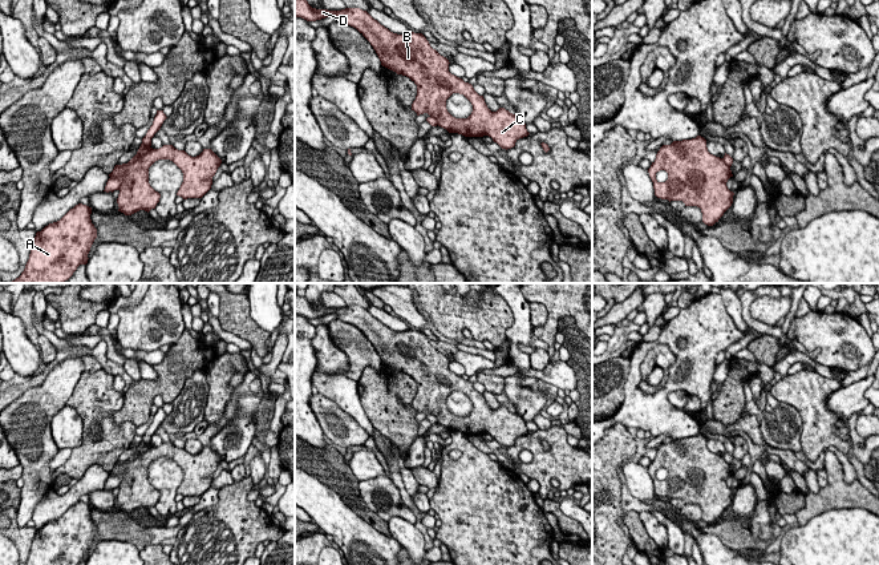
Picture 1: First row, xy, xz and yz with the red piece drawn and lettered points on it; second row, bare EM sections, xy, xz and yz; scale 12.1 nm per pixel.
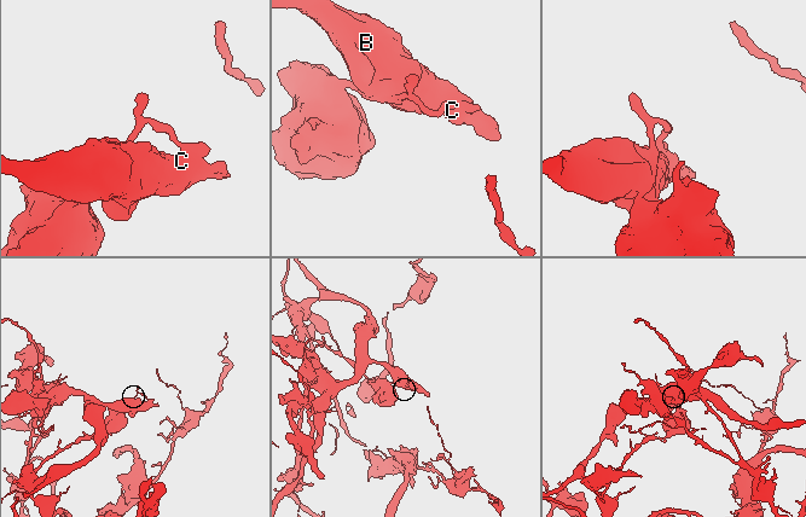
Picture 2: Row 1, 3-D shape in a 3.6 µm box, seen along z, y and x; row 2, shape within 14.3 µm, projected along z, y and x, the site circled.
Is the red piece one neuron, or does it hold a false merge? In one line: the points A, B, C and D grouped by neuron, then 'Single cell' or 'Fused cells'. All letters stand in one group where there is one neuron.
Groups: A / B C D. Fused cells

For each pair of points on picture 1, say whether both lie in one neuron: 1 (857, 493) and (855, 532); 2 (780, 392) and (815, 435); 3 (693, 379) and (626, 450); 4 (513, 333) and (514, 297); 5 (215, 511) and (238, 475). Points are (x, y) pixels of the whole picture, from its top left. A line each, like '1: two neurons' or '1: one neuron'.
1: two neurons
2: one neuron
3: two neurons
4: one neuron
5: two neurons

